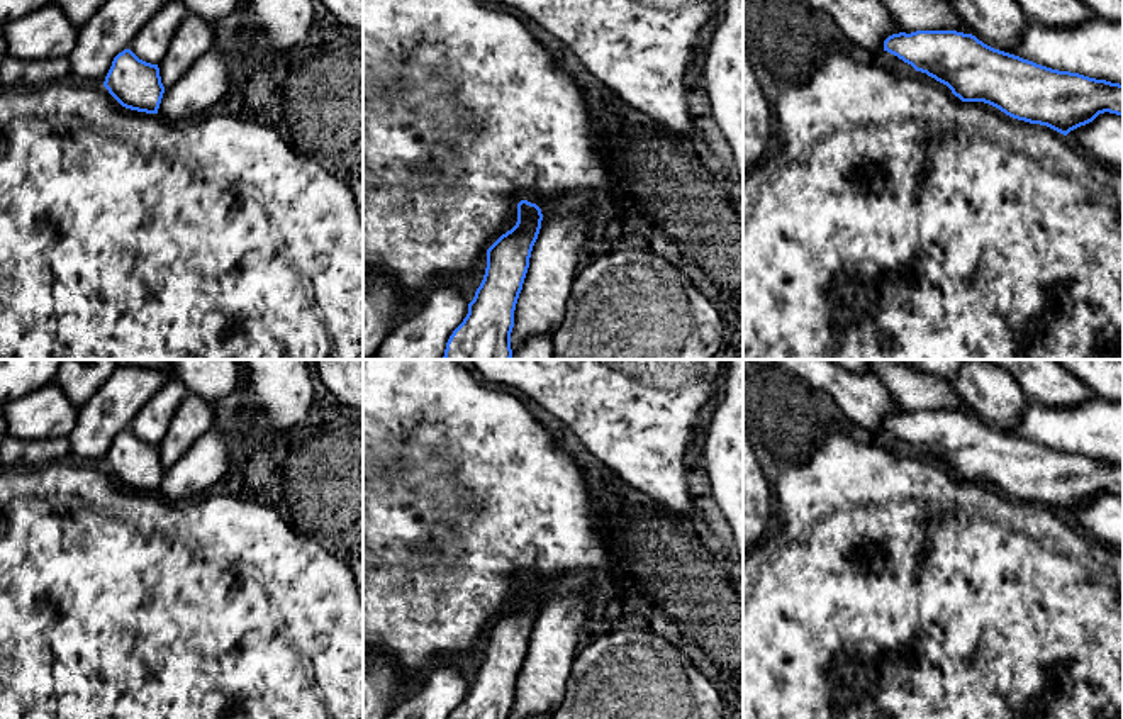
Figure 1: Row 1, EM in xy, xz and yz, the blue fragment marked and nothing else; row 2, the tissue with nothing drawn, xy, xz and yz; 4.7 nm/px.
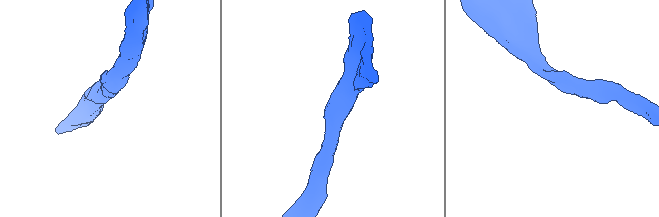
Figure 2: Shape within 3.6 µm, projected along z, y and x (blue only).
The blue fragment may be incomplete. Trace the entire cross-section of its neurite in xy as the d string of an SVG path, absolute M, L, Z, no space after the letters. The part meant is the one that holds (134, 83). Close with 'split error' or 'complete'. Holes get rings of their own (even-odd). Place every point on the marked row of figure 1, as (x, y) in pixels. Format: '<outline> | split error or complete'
M131 49L119 53L103 86L126 109L158 114L165 86L158 64L139 59Z | complete

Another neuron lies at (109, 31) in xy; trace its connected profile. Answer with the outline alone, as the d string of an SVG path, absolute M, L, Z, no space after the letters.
M107 0L80 29L68 54L71 80L102 83L114 58L166 0Z

